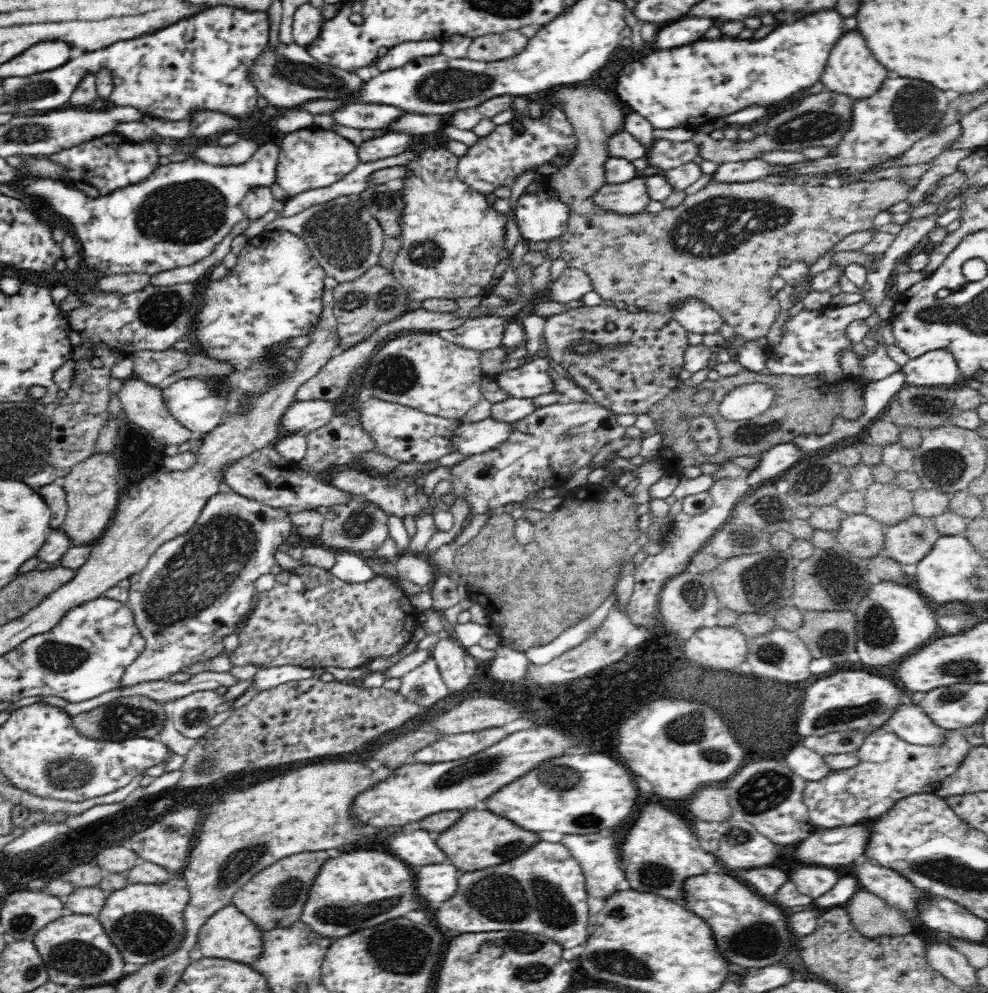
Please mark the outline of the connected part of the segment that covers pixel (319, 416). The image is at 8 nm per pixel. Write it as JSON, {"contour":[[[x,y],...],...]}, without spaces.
{"contour":[[[328,400],[295,401],[280,417],[280,436],[300,435],[307,437],[310,432],[322,428],[333,417],[333,403],[334,401]]]}

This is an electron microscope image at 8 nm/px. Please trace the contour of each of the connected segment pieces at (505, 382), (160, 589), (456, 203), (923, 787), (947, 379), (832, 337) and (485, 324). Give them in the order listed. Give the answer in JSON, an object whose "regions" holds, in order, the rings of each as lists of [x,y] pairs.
{"regions":[[[[544,334],[538,337],[539,349],[545,356],[532,362],[509,370],[502,370],[492,376],[498,388],[510,398],[534,398],[541,394],[548,394],[554,390],[552,381],[548,377],[548,369],[552,356],[549,344]]],[[[218,492],[212,495],[211,498],[207,500],[199,520],[194,523],[191,530],[178,538],[168,539],[162,546],[159,546],[151,556],[151,559],[148,560],[146,568],[142,570],[142,572],[139,572],[140,578],[138,578],[138,582],[129,588],[129,598],[125,604],[127,604],[128,608],[132,611],[137,627],[144,637],[145,649],[142,651],[142,654],[138,658],[135,658],[134,662],[126,668],[124,676],[122,676],[122,684],[118,687],[132,686],[149,680],[168,680],[168,676],[180,672],[182,666],[190,665],[199,660],[206,660],[216,653],[224,651],[225,649],[221,641],[222,637],[226,636],[226,634],[232,634],[234,630],[236,630],[236,627],[239,628],[240,624],[242,624],[240,620],[253,609],[253,604],[258,594],[255,590],[256,579],[260,578],[263,574],[270,573],[272,564],[276,563],[273,554],[277,548],[284,548],[284,540],[290,536],[292,525],[286,508],[272,508],[257,500],[250,500],[245,496],[240,496],[235,492]]],[[[439,145],[427,147],[405,164],[400,190],[403,209],[397,222],[401,228],[401,248],[390,271],[412,300],[483,297],[491,289],[494,266],[500,258],[508,258],[504,249],[505,234],[503,235],[506,216],[498,215],[486,204],[484,194],[476,192],[456,176],[458,162],[458,156],[452,154],[444,145]]],[[[878,728],[868,735],[861,748],[854,752],[858,762],[853,768],[830,770],[820,780],[807,781],[803,799],[808,809],[810,822],[822,829],[856,825],[864,819],[872,820],[883,815],[892,805],[896,804],[897,800],[906,798],[906,796],[920,793],[936,795],[943,780],[960,766],[972,748],[961,729],[946,731],[941,739],[940,744],[909,744],[902,741],[892,731]]],[[[943,348],[940,350],[926,352],[922,356],[918,356],[914,360],[908,360],[904,366],[901,367],[902,371],[906,373],[906,382],[912,386],[940,386],[940,384],[954,385],[961,380],[960,367],[956,362],[956,357]]],[[[862,301],[842,308],[831,306],[822,310],[802,310],[785,325],[782,340],[776,350],[770,349],[766,360],[766,369],[772,376],[792,374],[792,376],[813,376],[817,372],[827,374],[827,382],[834,383],[842,374],[842,367],[838,362],[838,351],[848,348],[850,343],[845,337],[848,324],[857,320],[872,321],[876,318],[873,310]]],[[[484,316],[472,318],[452,330],[440,330],[438,335],[460,348],[482,352],[502,346],[501,340],[509,317]]]]}

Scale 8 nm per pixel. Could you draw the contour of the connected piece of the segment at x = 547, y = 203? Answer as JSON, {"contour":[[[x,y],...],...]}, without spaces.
{"contour":[[[545,189],[536,195],[518,198],[515,220],[521,239],[537,244],[555,240],[567,230],[568,207],[561,200],[550,200]]]}

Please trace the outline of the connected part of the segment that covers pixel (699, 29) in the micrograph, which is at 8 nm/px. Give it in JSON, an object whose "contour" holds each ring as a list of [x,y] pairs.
{"contour":[[[688,16],[680,18],[674,23],[665,24],[668,28],[663,28],[655,37],[656,45],[660,48],[684,47],[684,42],[698,40],[713,23],[713,20],[700,20]]]}

